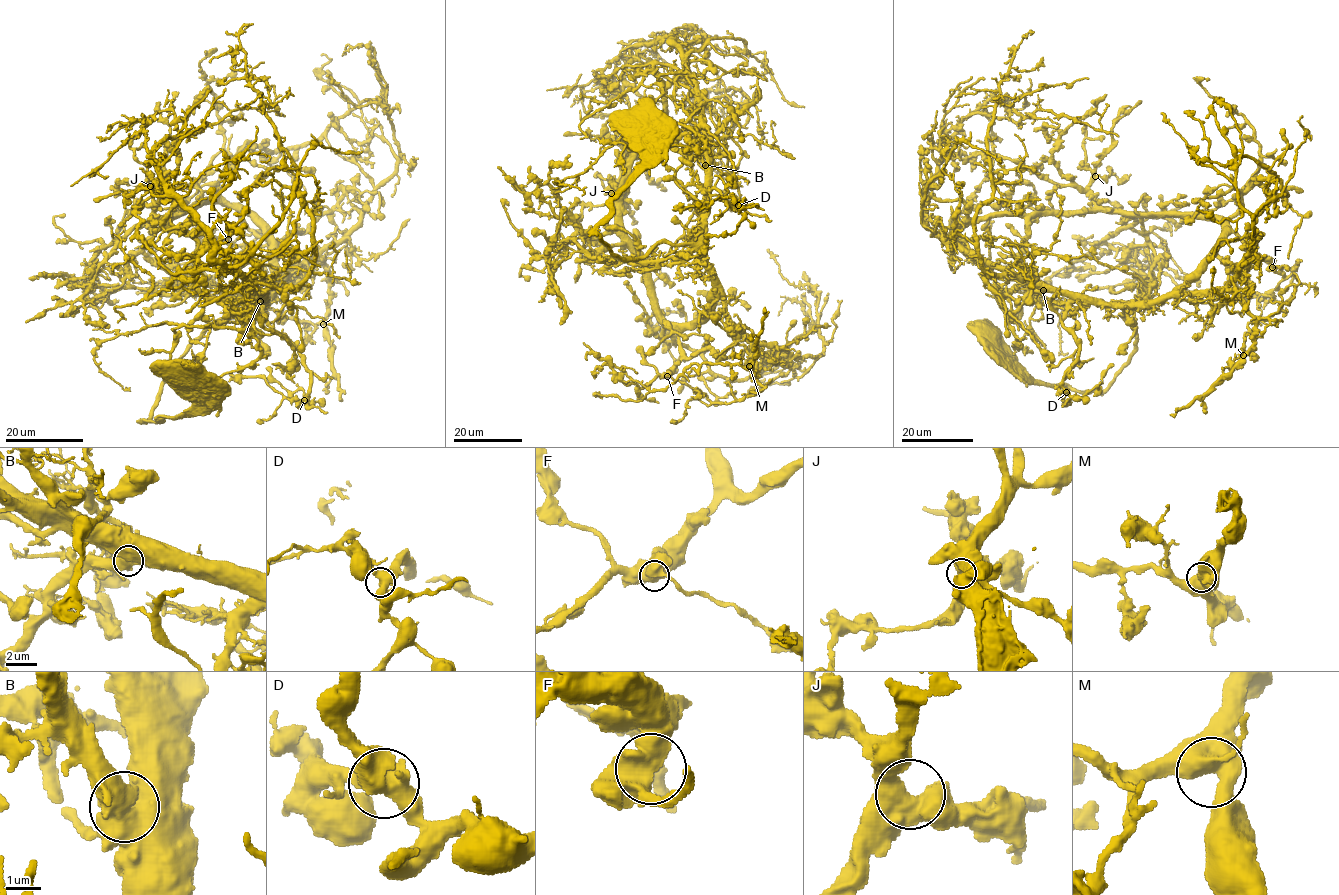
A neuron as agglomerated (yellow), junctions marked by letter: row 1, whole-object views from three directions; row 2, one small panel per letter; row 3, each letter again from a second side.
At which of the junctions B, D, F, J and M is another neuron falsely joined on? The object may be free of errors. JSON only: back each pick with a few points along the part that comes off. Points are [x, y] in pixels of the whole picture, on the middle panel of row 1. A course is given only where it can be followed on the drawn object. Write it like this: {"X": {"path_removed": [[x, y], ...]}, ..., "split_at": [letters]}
{"split_at": []}

